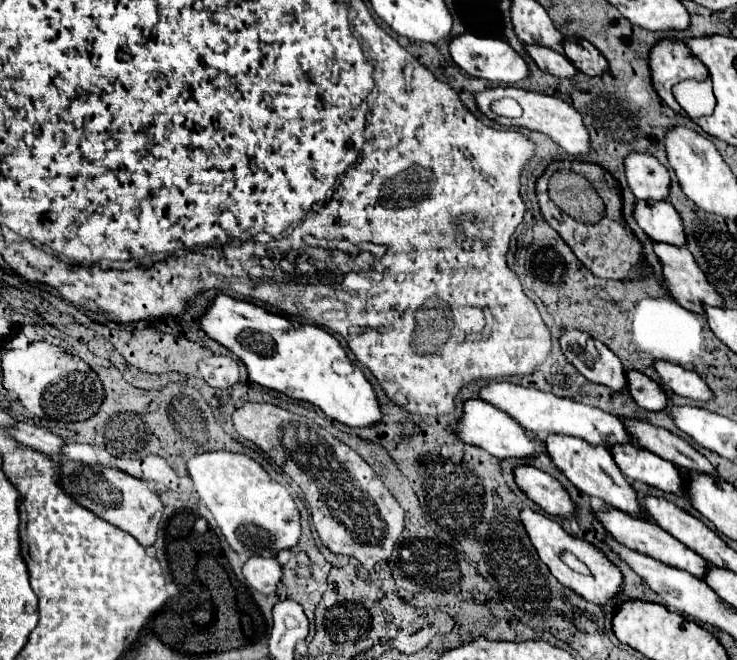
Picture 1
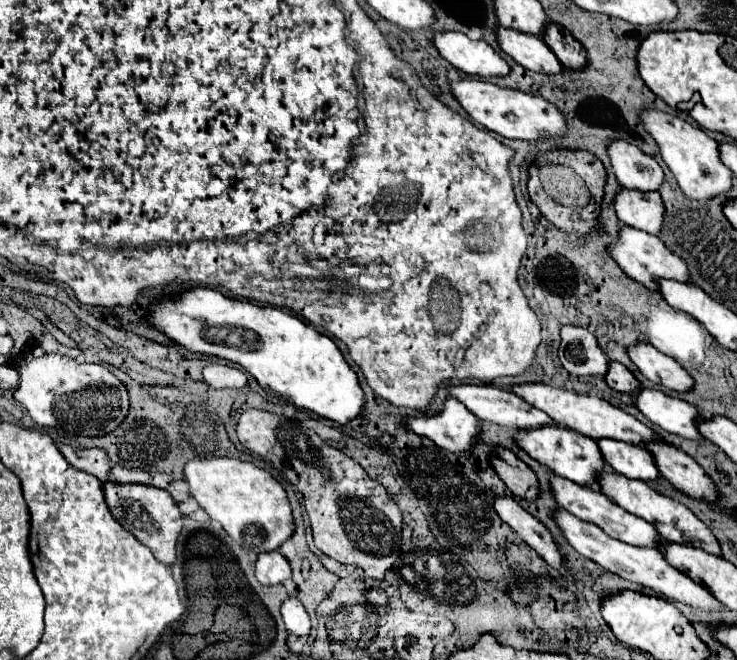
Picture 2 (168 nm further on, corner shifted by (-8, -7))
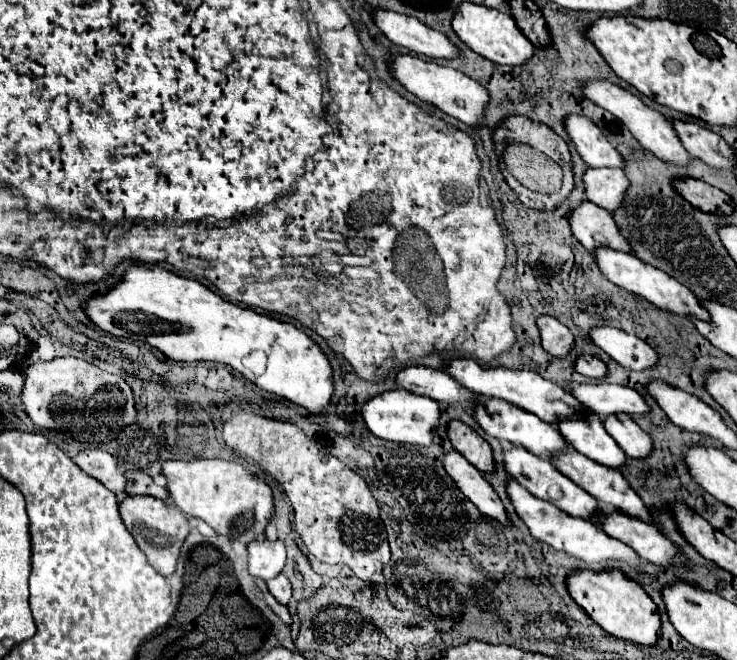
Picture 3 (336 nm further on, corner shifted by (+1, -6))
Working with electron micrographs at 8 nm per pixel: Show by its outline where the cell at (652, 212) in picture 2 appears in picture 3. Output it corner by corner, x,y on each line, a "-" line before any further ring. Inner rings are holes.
589,168
583,176
587,200
613,212
619,210
629,190
629,180
623,170
593,170

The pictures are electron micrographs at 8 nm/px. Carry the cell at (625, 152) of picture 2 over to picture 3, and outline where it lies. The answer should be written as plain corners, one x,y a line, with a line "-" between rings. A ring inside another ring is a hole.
569,116
565,120
565,128
575,142
581,158
589,164
589,168
619,168
625,170
627,160
619,154
619,150
607,140
607,136
585,116

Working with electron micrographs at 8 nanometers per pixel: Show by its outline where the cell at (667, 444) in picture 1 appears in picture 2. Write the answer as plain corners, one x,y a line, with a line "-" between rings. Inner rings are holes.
522,383
522,385
504,385
502,389
506,391
516,391
518,397
526,399
526,403
530,403
532,407
544,411
546,415
550,415
550,419
554,419
556,425
568,427
576,433
584,433
592,439
600,439
600,437
608,437
608,439
616,439
616,441
624,441
624,443
632,443
632,445
642,445
648,441
658,439
658,435
646,427
644,423
640,423
636,417
628,415
626,411
610,405
608,401
600,399
600,397
592,397
592,395
578,395
574,391
566,391
566,389
558,389
546,383

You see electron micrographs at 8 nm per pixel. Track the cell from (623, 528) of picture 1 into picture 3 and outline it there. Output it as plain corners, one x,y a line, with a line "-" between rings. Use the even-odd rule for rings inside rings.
513,446
509,452
503,452
505,454
505,468
507,472
523,486
527,488
533,496
541,498
541,500
547,500
555,506
559,506
561,510
565,510
567,514
571,516
579,516
579,518
587,518
589,522
593,522
595,526
603,526
603,520
605,520
605,512
603,508
599,506
599,502
595,502
595,498
591,494
587,494
585,490
581,490
573,480
569,480
565,474
561,474
553,462
547,458
539,458
531,452
527,452
525,448
521,446

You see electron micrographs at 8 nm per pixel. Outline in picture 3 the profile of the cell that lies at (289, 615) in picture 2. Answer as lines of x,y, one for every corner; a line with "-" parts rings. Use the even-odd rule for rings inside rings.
279,574
279,576
273,578
273,580
267,580
267,590
275,596
275,600
277,600
279,604
283,604
283,606
289,604
291,586
289,586
289,580
287,580
283,574

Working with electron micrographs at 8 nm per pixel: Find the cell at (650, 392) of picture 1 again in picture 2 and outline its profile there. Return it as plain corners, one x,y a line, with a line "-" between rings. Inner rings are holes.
610,361
604,381
608,383
608,387
612,387
616,391
624,391
624,393
632,393
632,391
640,389
640,383
636,381
636,377
622,363
616,363
616,361

